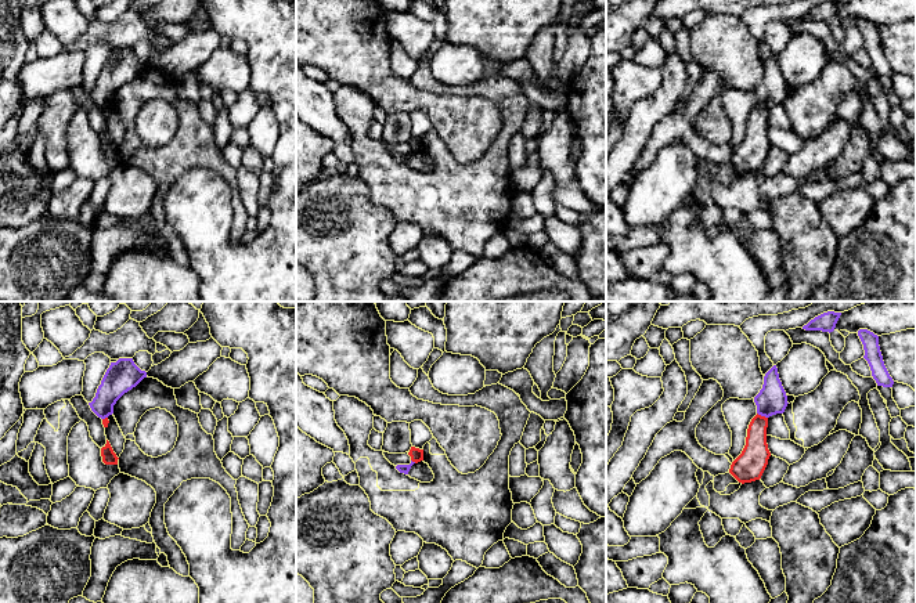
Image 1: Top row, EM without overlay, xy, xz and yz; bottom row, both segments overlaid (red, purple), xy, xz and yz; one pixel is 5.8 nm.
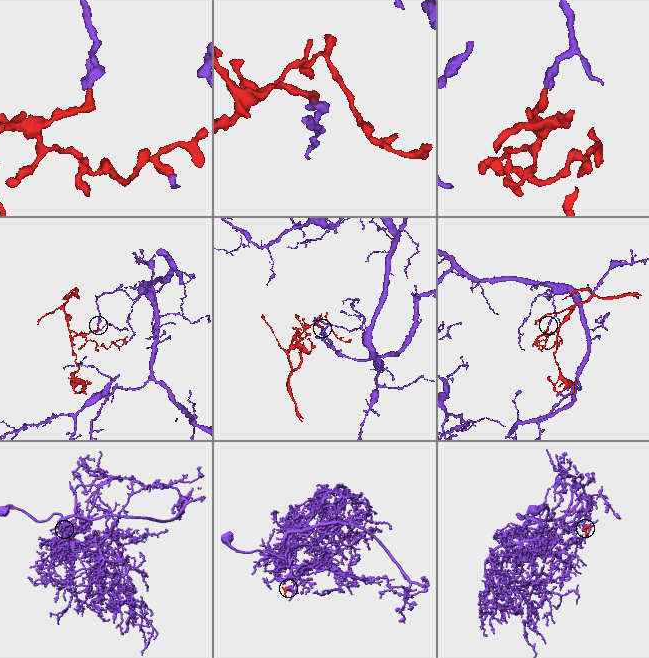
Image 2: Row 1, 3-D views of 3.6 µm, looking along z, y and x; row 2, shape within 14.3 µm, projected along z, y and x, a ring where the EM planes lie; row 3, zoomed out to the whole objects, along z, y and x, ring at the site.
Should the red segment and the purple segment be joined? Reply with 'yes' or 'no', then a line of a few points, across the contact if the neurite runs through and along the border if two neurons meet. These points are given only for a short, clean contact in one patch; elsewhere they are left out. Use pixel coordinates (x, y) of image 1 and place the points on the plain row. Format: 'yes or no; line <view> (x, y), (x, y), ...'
yes; line yz (754, 147), (757, 116), (763, 107), (771, 90)

